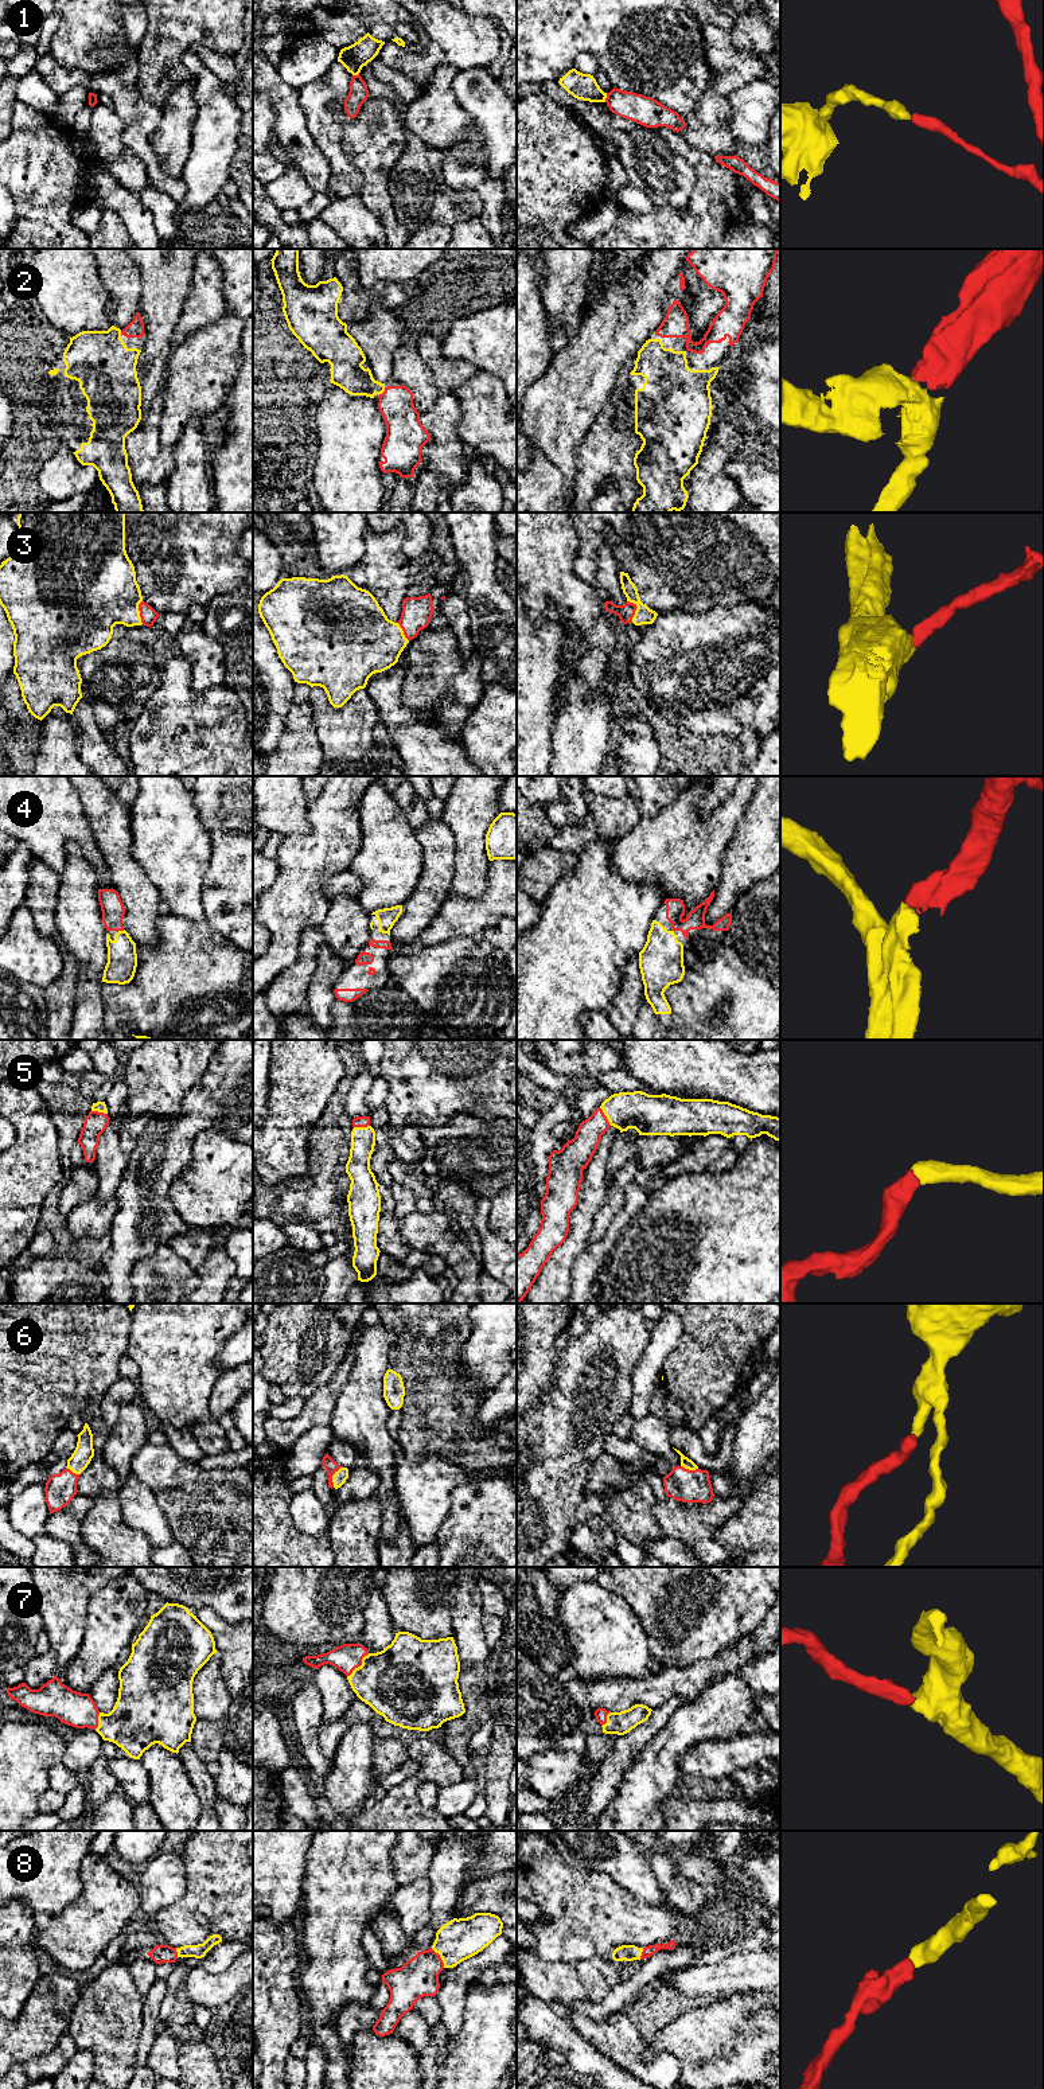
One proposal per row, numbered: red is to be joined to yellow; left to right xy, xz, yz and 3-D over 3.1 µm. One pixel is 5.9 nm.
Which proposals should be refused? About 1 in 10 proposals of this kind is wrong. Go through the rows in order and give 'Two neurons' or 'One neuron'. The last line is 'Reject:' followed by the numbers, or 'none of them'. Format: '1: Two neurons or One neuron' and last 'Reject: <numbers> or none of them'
1: Two neurons
2: One neuron
3: One neuron
4: One neuron
5: One neuron
6: One neuron
7: One neuron
8: One neuron
Reject: 1

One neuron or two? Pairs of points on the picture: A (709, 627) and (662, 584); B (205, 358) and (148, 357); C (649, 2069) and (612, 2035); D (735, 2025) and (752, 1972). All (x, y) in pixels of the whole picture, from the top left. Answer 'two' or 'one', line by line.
A: two
B: two
C: one
D: two

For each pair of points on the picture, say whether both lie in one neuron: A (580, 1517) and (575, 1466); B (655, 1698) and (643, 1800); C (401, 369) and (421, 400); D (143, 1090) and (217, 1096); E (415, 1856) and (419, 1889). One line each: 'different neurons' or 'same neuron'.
A: different neurons
B: different neurons
C: same neuron
D: different neurons
E: different neurons

